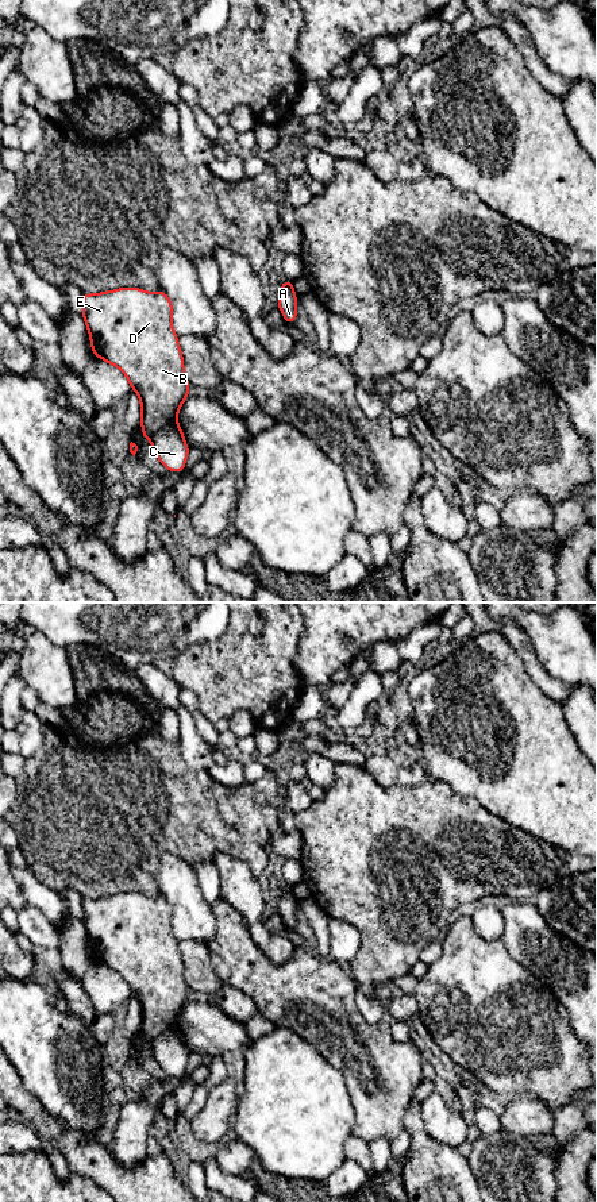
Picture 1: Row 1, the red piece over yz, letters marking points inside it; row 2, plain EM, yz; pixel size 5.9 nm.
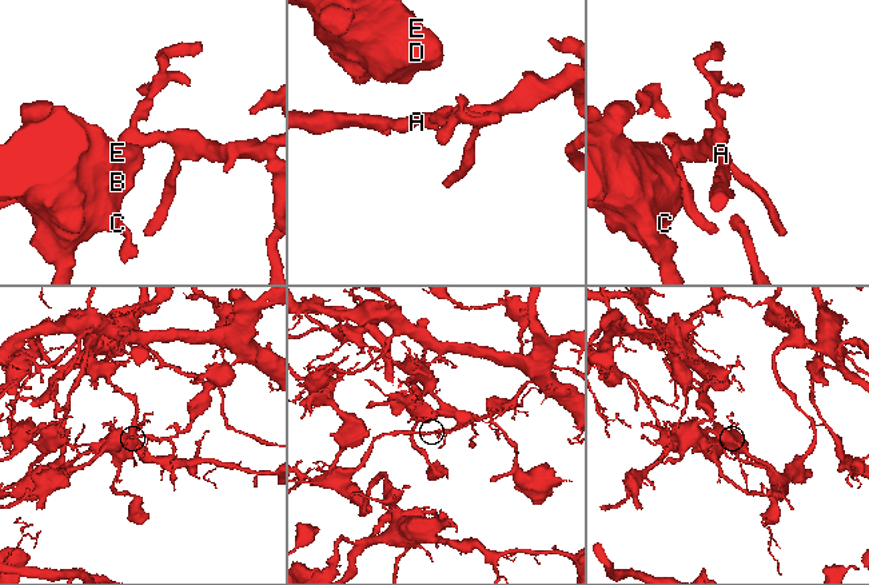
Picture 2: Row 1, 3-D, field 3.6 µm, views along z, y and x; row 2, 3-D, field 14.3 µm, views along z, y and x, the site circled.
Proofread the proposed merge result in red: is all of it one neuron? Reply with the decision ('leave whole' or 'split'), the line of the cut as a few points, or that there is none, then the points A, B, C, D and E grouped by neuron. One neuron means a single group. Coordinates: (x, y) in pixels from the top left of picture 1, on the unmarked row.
split | yz (295, 902), (278, 906) | A / B C D E

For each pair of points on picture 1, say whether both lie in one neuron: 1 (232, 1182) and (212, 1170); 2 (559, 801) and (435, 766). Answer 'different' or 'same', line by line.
1: same
2: same

